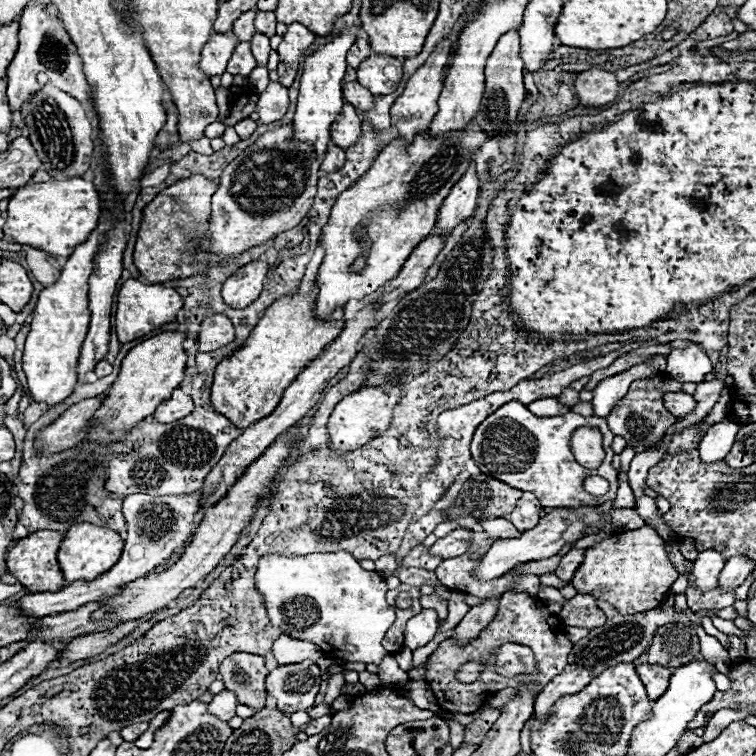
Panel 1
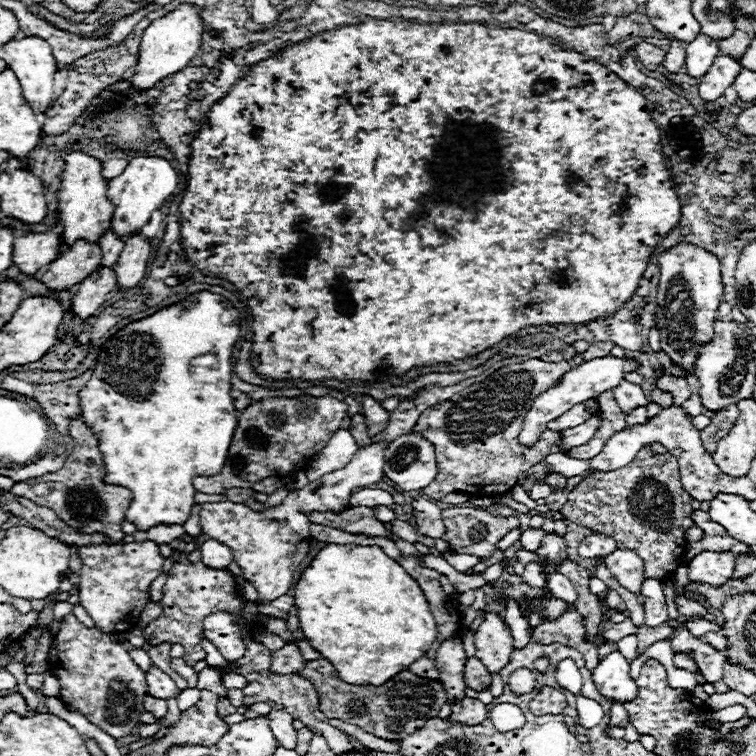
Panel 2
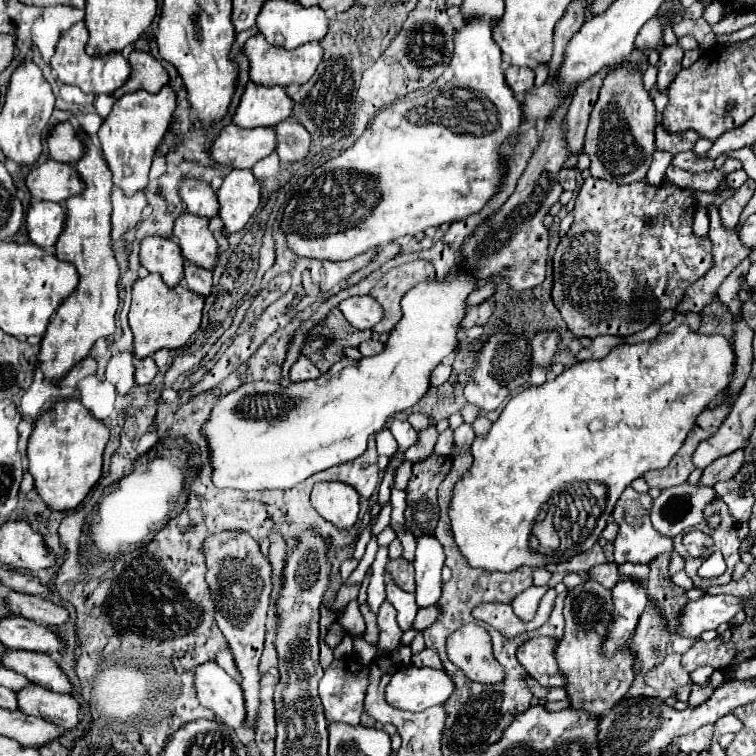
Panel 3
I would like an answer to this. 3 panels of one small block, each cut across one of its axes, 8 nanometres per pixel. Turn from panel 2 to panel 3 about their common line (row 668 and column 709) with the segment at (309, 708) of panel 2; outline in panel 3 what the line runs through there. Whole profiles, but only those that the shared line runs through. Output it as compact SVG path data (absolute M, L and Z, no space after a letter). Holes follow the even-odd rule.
M586 178L578 196L576 196L576 206L574 206L574 224L572 228L560 238L560 244L556 248L556 254L552 258L552 268L554 268L554 286L552 286L552 300L556 308L562 314L562 320L566 322L568 330L578 336L578 338L596 338L602 334L610 336L632 336L634 332L644 330L650 326L650 322L656 316L650 316L650 296L656 302L660 310L674 310L682 300L684 300L684 290L690 282L696 282L698 278L704 276L712 268L712 242L708 238L698 238L692 234L692 216L694 216L694 190L688 188L678 188L674 184L662 182L660 186L650 186L646 180L634 182L634 184L618 184L618 182L608 182L608 180L598 180L598 178ZM638 304L646 304L642 310ZM582 308L582 310L578 310Z

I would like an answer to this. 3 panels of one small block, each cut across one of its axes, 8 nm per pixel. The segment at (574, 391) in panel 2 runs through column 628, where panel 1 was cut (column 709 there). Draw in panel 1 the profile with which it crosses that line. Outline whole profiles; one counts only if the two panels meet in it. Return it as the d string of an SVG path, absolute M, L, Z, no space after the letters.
M698 344L686 348L672 348L666 356L666 374L680 382L702 382L708 372L712 372L712 362Z

